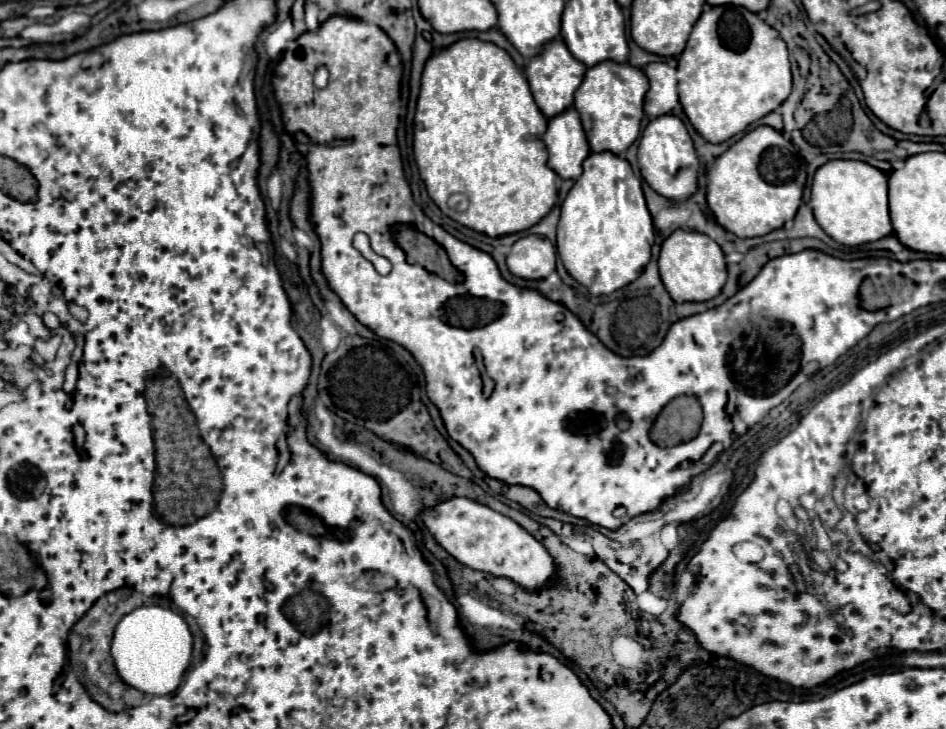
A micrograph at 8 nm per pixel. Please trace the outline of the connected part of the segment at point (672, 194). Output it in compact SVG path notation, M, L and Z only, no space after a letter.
M663 114L653 118L639 140L639 170L643 180L661 196L667 196L669 200L679 200L683 196L691 196L697 190L697 170L699 170L699 158L695 154L693 140L675 114Z

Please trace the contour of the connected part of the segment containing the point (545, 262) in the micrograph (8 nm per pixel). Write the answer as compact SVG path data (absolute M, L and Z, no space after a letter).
M529 234L519 238L511 246L507 266L519 278L539 280L547 278L555 270L555 260L557 260L555 246L547 238L539 234Z

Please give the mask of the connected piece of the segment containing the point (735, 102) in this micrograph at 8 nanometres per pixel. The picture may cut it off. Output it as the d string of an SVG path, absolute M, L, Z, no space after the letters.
M707 6L693 26L685 50L677 60L679 100L693 124L693 128L707 142L725 142L745 130L751 122L777 110L791 92L791 66L789 52L779 32L763 22L757 14L741 6Z

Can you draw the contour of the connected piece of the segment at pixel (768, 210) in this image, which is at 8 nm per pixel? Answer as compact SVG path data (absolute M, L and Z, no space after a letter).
M757 126L717 156L707 170L707 204L717 222L735 236L765 236L795 218L805 180L807 164L795 144L771 126Z

